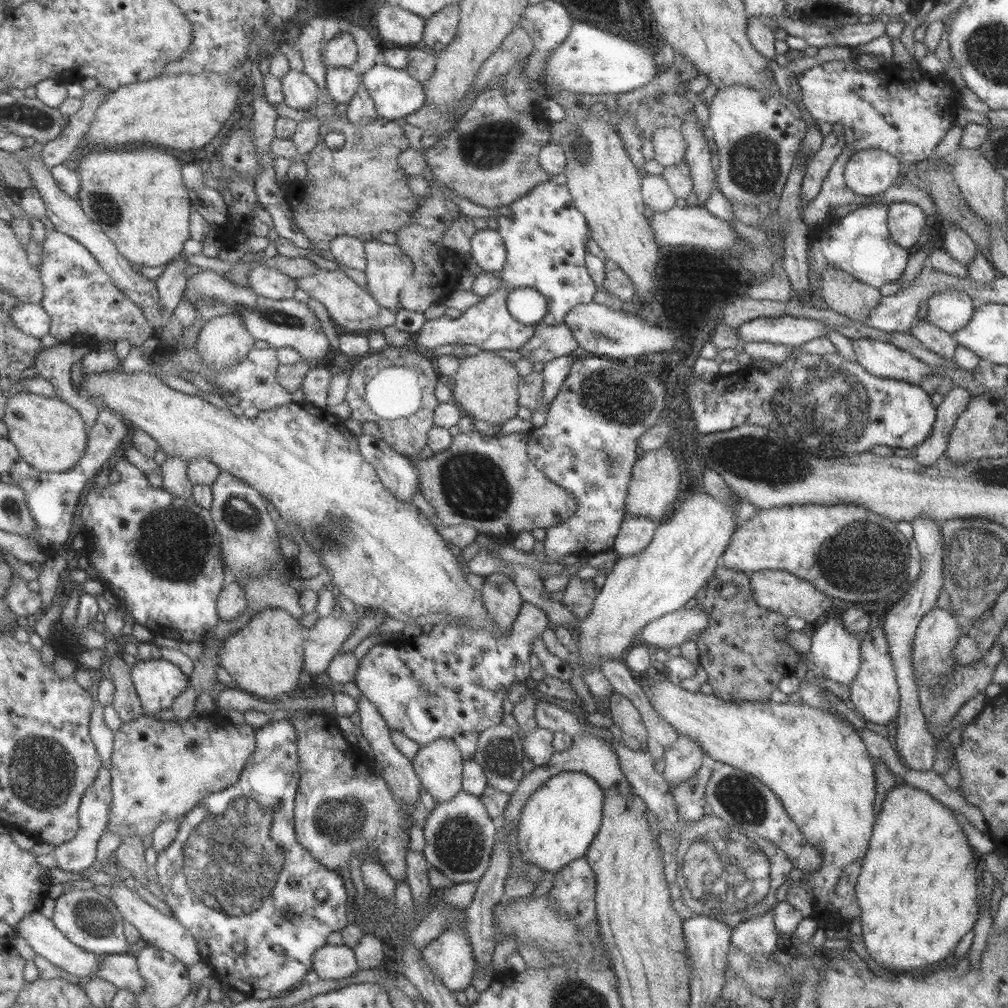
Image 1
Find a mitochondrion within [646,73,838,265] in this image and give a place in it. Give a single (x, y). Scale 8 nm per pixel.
(755, 159)

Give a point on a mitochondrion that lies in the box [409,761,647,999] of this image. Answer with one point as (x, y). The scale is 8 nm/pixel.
(457, 842)

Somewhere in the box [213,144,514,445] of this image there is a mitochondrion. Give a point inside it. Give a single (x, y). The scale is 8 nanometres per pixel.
(278, 318)

